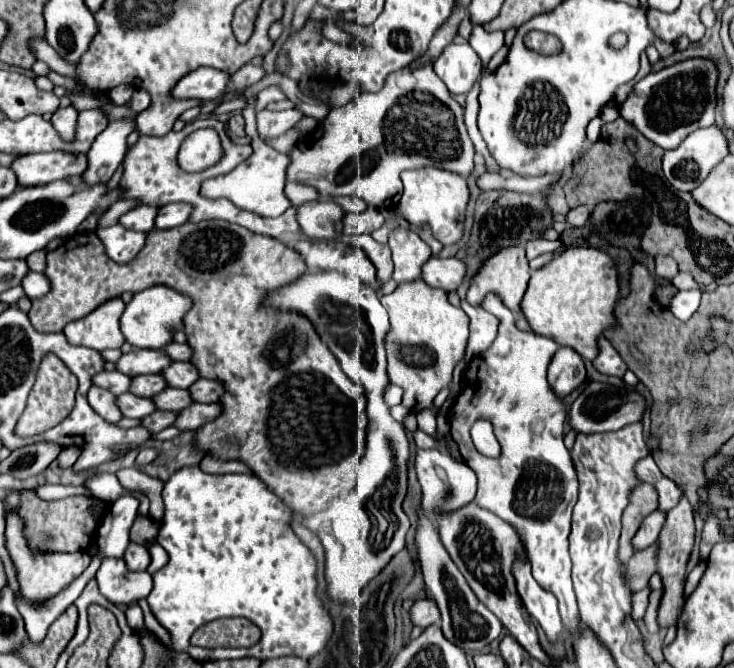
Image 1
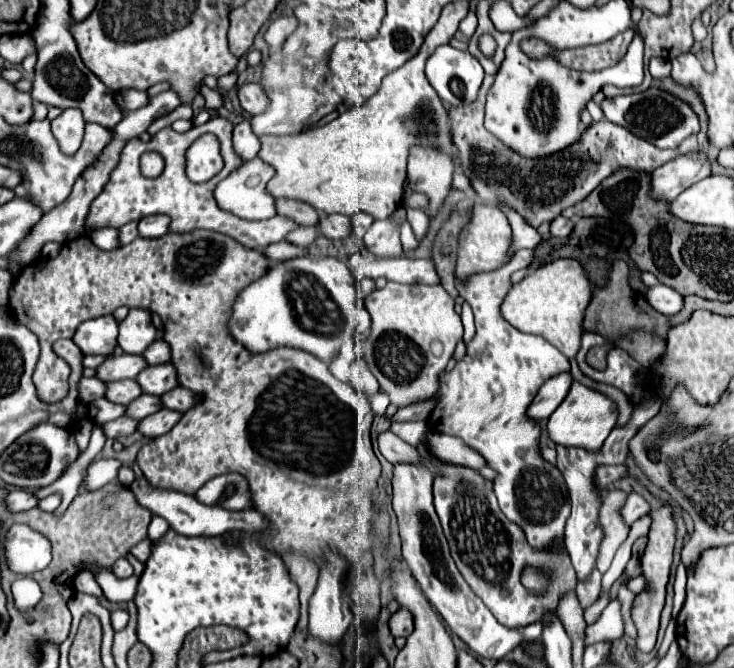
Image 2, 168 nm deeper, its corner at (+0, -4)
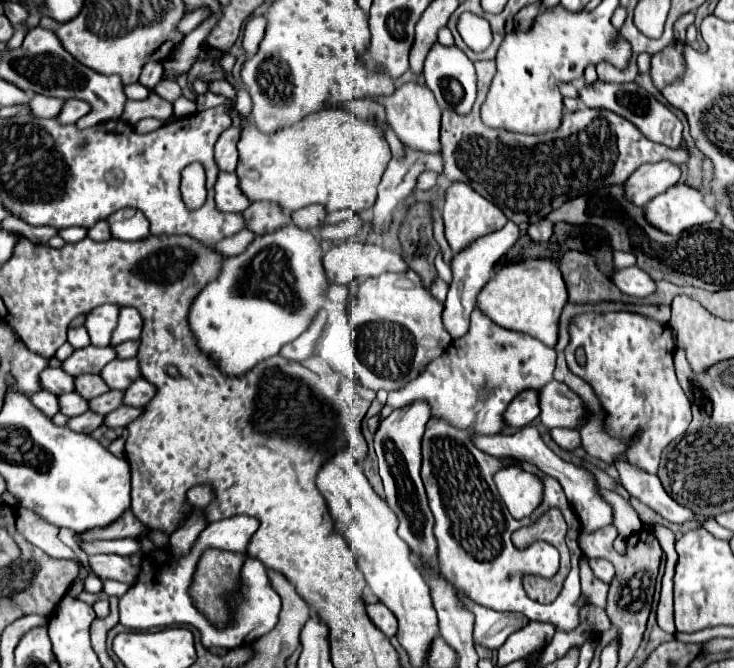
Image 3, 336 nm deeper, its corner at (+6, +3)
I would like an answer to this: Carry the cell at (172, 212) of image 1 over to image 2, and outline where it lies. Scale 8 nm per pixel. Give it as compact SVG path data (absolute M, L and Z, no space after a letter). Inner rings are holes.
M150 215L138 221L138 235L144 239L156 239L168 233L170 219L166 215Z

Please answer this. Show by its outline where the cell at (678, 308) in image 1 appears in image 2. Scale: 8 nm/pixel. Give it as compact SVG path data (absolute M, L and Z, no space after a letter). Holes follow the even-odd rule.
M666 285L648 287L644 297L650 303L650 307L654 307L658 313L664 315L676 315L682 309L682 295Z

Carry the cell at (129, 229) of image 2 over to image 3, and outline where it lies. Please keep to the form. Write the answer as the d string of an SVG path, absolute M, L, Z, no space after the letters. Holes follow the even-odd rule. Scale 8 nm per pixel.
M102 220L98 222L98 224L94 224L94 226L88 230L88 238L92 238L92 240L108 240L112 238L112 236L110 236L110 226L108 226L108 222Z

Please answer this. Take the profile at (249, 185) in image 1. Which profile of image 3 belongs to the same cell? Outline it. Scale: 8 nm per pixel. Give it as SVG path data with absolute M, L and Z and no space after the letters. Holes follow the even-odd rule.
M220 172L216 180L216 208L222 212L244 212L250 206L248 196L240 192L240 178L236 172Z

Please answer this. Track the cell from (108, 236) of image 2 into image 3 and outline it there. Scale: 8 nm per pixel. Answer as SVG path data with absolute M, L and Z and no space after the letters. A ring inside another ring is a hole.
M72 226L72 228L64 228L58 232L66 242L78 242L84 240L88 236L88 228L80 228L80 226Z

